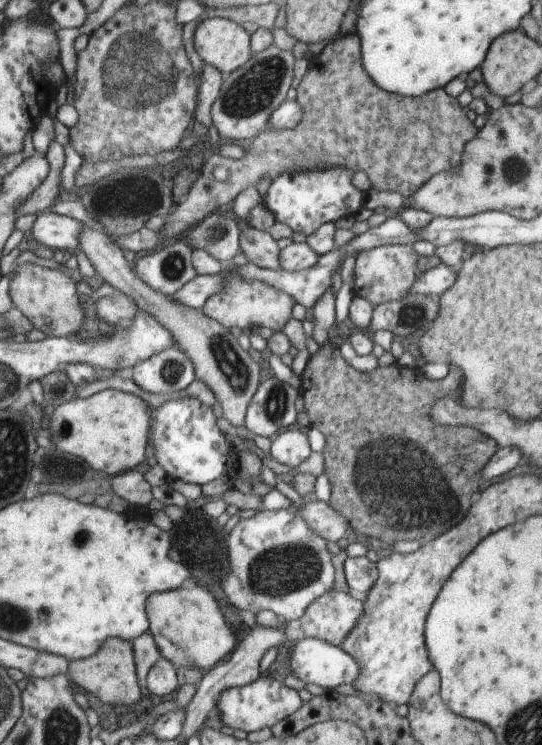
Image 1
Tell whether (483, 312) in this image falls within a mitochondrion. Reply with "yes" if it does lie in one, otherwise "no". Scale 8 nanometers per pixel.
no

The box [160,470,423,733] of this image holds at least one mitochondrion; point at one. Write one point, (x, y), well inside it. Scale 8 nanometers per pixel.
(287, 569)

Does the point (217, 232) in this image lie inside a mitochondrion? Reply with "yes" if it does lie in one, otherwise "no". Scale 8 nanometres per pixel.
yes

